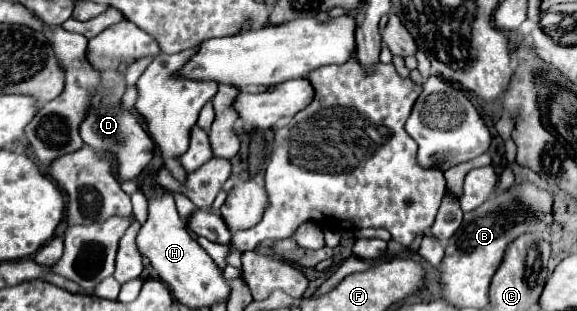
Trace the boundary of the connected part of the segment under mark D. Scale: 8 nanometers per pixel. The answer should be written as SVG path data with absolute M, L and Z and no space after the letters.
M118 22L110 28L106 28L102 34L92 38L86 48L86 60L94 70L100 72L100 84L90 100L90 108L86 112L86 118L80 124L80 136L94 152L110 152L118 160L118 178L120 180L136 180L150 164L154 156L154 140L140 124L138 116L122 108L122 96L126 92L126 80L122 68L130 66L132 62L144 58L144 56L156 56L160 54L158 44L154 44L154 38L146 34L144 30L138 30L132 22Z

